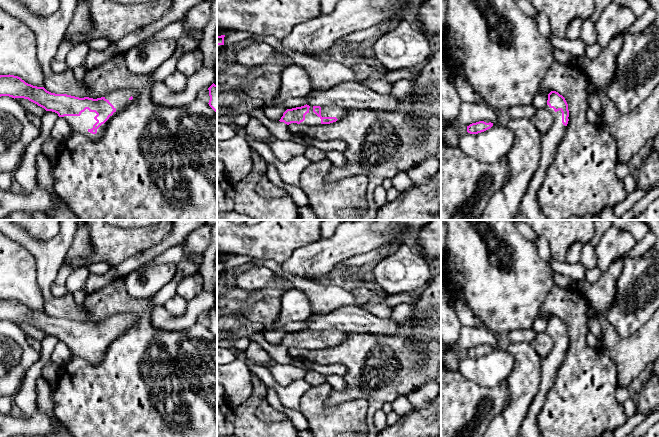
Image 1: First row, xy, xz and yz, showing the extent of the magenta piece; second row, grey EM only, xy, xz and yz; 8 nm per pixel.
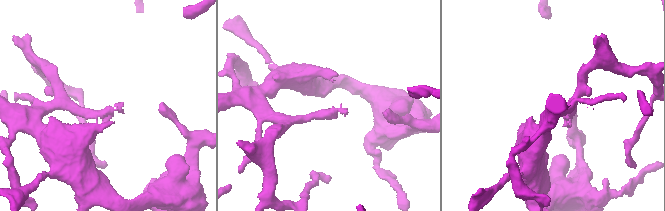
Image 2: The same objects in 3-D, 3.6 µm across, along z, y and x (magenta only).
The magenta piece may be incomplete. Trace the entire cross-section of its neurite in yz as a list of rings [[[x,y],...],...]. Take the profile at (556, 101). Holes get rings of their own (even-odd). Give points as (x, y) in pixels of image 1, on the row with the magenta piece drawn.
[[[551,91],[548,94],[546,108],[552,114],[552,125],[542,135],[538,168],[528,185],[520,205],[520,211],[528,220],[547,220],[540,211],[537,193],[544,182],[547,169],[554,160],[556,148],[565,134],[569,121],[568,104],[558,92]]]

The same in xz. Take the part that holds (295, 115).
[[[306,104],[301,107],[287,109],[279,121],[287,125],[291,123],[311,126],[330,124],[344,117],[346,109],[343,106],[335,104],[322,107],[312,107]]]

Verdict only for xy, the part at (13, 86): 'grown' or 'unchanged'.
grown

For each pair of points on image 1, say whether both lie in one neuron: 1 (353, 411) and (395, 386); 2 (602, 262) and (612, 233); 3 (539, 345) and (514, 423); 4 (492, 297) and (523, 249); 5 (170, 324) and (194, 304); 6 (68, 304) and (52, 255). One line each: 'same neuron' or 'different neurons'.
1: different neurons
2: same neuron
3: different neurons
4: same neuron
5: same neuron
6: same neuron

